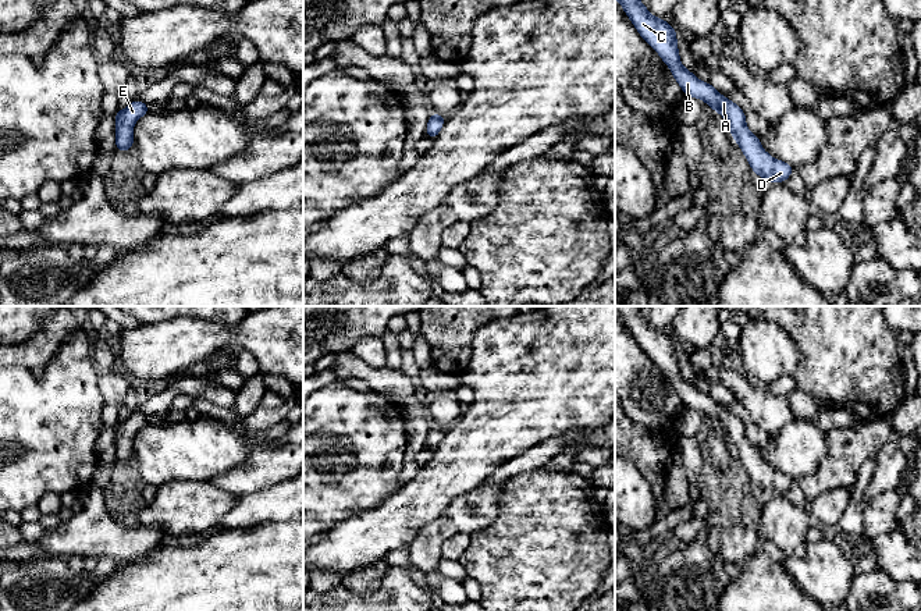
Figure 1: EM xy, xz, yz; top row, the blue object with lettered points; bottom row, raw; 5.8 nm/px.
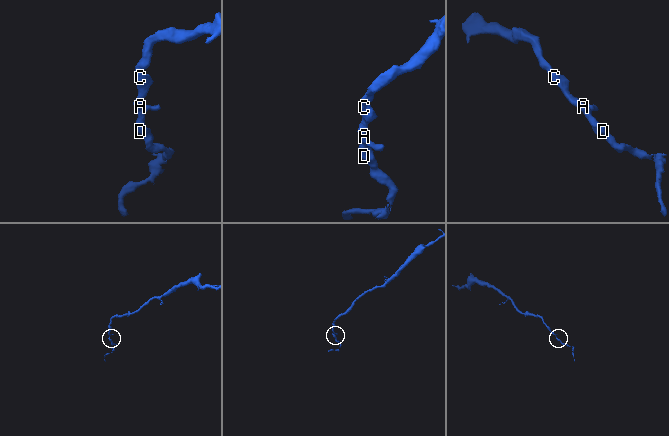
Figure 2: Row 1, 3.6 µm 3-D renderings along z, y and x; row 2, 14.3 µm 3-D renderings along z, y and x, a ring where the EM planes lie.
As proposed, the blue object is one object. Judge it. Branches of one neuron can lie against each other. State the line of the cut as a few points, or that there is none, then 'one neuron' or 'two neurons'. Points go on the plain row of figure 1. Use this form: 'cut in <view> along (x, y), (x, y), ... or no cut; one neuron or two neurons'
no cut; one neuron

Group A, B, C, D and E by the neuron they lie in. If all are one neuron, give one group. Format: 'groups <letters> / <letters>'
groups A B C D E

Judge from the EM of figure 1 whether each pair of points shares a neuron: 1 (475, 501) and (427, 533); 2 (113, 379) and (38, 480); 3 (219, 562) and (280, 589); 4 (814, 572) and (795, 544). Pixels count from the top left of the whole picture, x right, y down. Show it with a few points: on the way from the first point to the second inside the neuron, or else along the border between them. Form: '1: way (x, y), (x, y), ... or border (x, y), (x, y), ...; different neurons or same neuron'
1: way (463, 512), (438, 530); same neuron
2: border (99, 372), (99, 391), (106, 401); different neurons
3: way (234, 578), (245, 589), (265, 589); same neuron
4: border (807, 542), (807, 550), (802, 557), (786, 557); different neurons

